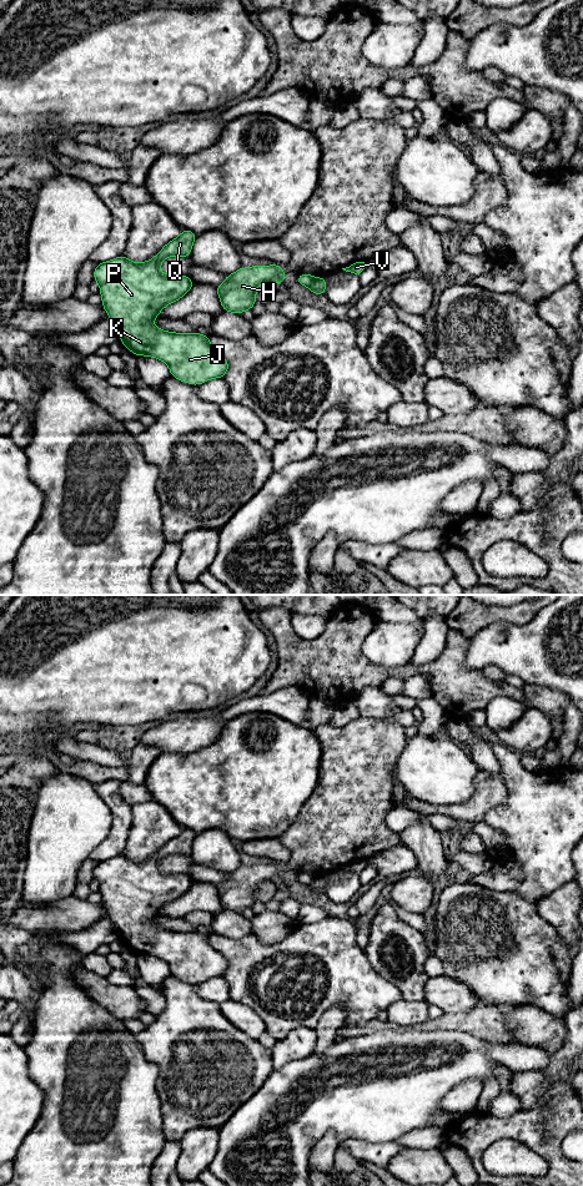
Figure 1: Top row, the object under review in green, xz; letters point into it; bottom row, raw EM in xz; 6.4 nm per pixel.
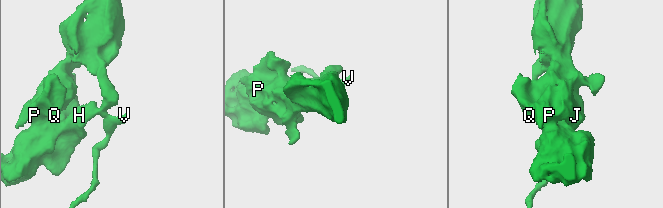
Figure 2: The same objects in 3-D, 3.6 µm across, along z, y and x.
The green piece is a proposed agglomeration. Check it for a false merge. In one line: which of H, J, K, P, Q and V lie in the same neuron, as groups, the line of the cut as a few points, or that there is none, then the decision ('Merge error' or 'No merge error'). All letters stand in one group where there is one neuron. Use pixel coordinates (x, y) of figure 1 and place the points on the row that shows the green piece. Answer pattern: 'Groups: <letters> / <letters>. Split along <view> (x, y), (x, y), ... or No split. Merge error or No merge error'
Groups: H J K P Q / V. Split along xz (316, 278), (308, 286). Merge error

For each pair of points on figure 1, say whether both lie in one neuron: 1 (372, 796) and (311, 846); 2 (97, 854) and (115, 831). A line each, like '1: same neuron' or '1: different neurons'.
1: same neuron
2: same neuron

